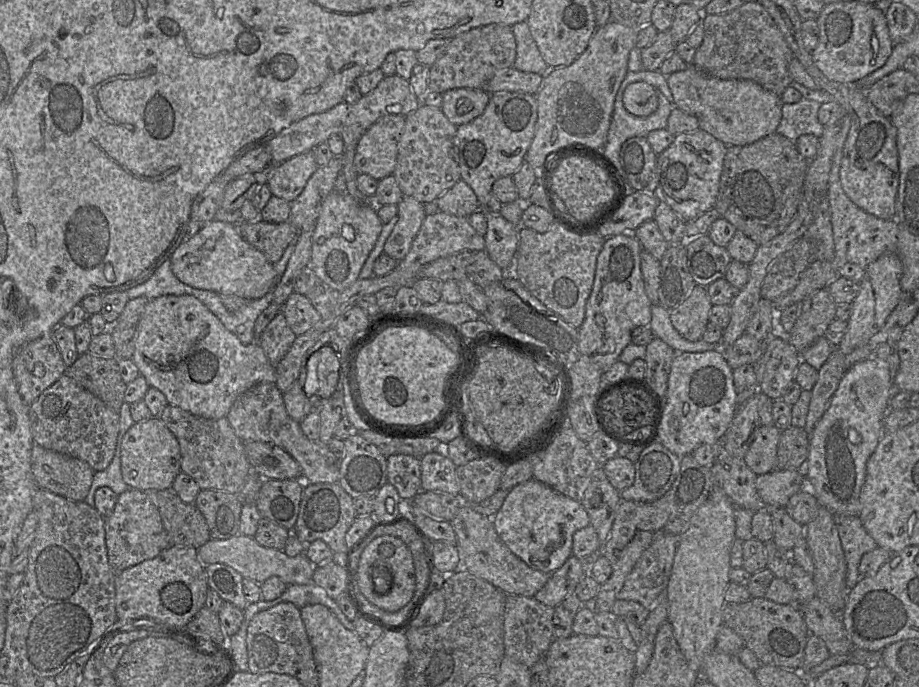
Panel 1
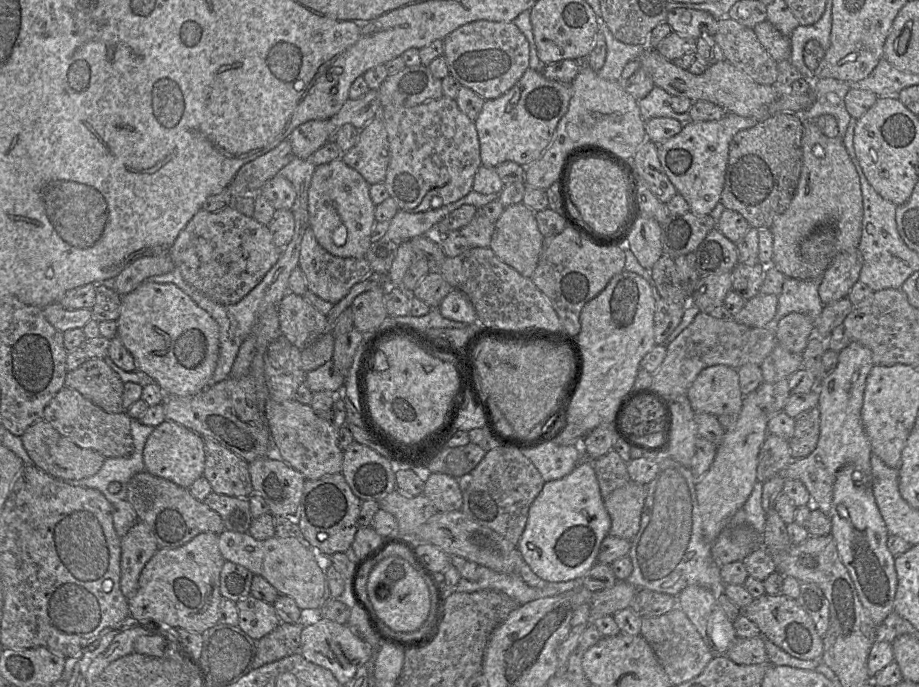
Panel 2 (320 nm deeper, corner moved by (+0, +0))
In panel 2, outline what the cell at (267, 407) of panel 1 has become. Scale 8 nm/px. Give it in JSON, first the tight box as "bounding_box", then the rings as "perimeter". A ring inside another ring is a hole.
{"bounding_box":[264,397,343,480],"perimeter":[[[270,397],[264,416],[272,438],[272,452],[307,480],[318,480],[342,471],[343,451],[338,445],[338,429],[332,421],[318,417],[310,405],[296,399],[277,402]]]}

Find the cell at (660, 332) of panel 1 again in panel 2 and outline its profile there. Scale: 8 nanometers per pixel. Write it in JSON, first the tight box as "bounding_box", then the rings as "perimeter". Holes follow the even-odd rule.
{"bounding_box":[762,277,824,328],"perimeter":[[[786,277],[783,284],[782,292],[778,295],[778,305],[776,315],[774,317],[774,323],[771,327],[762,327],[762,328],[773,328],[775,325],[786,315],[792,312],[801,313],[809,316],[812,320],[815,320],[821,315],[823,311],[824,304],[821,302],[818,288],[820,284],[820,279],[809,279],[801,280],[792,277]]]}

